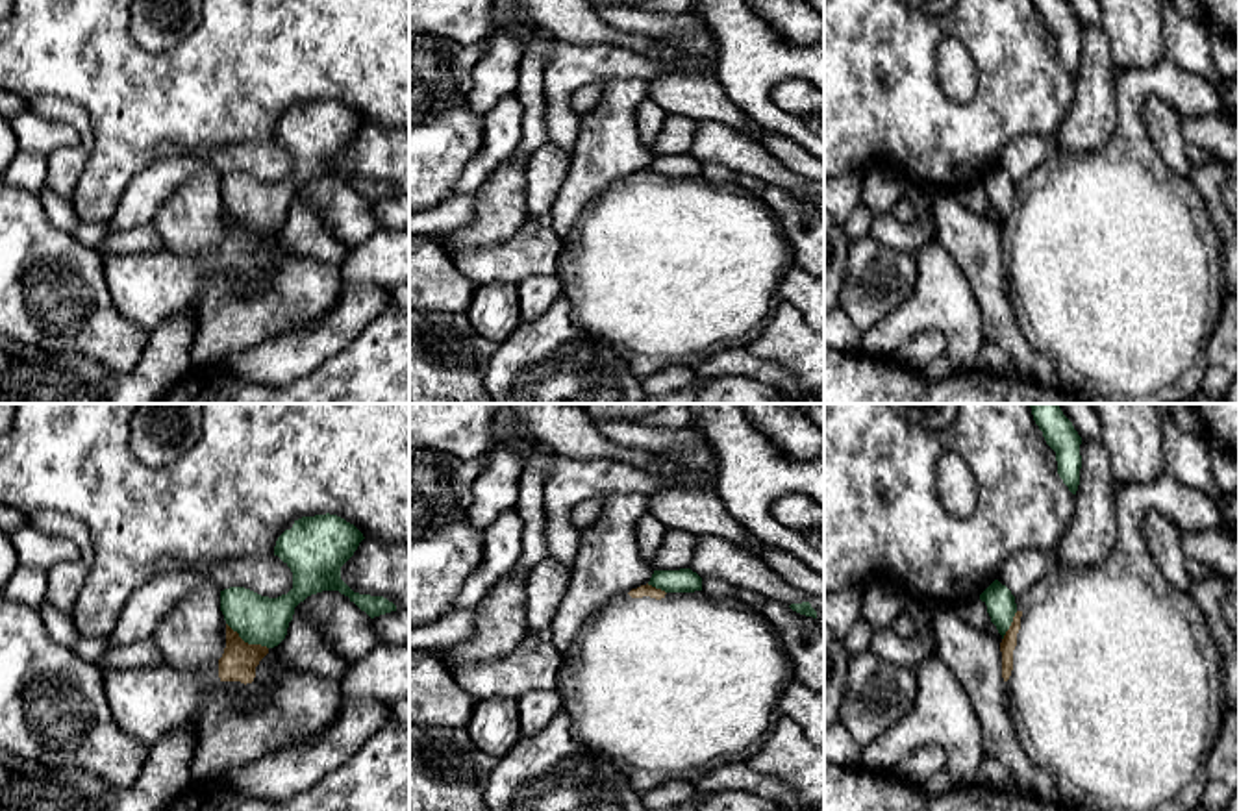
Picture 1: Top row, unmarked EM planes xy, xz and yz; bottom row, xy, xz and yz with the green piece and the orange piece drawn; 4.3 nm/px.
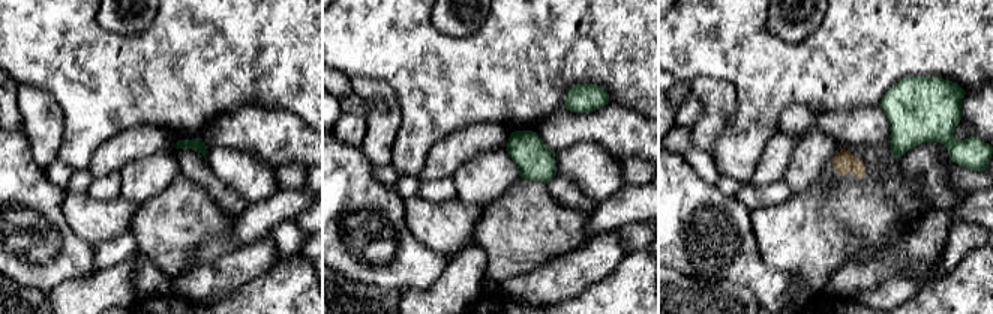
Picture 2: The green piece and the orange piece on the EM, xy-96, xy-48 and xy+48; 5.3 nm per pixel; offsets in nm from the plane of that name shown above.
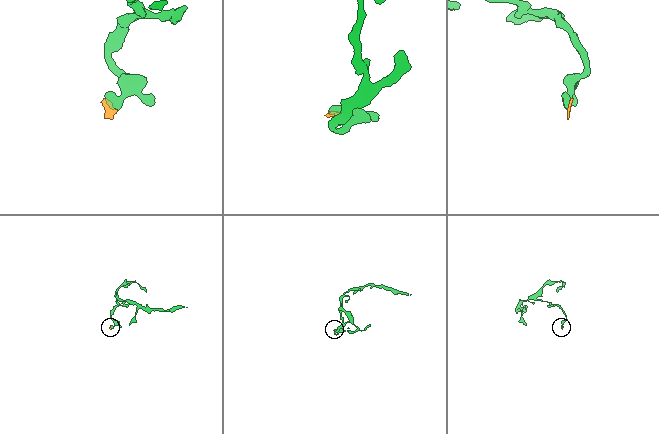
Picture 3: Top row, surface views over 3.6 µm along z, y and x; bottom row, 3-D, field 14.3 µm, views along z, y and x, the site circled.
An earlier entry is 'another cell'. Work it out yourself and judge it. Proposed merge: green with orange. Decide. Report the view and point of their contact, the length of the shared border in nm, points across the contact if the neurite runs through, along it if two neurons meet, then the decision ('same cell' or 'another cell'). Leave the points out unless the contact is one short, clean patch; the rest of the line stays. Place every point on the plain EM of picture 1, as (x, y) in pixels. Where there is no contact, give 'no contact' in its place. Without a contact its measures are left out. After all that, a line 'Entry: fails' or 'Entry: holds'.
meets green in xy at (247, 226); contact 220 nm long; border along xy (226, 208), (245, 226), (260, 228), (267, 234); another cell
Entry: holds

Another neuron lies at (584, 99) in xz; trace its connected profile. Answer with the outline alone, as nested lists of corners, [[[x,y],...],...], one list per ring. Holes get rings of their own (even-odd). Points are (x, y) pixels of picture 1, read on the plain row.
[[[594,81],[580,87],[570,98],[570,109],[583,117],[587,115],[602,96],[606,81]]]

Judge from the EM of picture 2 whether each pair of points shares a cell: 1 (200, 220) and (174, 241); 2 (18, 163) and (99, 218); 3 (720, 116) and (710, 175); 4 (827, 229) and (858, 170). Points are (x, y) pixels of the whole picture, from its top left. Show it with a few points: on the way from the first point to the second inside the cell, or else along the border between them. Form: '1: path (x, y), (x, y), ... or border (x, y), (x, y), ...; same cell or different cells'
1: path (194, 221), (180, 235); same cell
2: border (65, 193), (62, 214), (72, 229); different cells
3: path (705, 131), (704, 160); same cell
4: path (842, 214), (858, 197), (858, 185); same cell

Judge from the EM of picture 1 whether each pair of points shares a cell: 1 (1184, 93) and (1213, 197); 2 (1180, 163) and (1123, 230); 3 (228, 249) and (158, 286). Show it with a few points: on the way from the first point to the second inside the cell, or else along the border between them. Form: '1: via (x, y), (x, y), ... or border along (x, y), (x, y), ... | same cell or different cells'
1: via (1139, 99), (1132, 106), (1132, 149), (1169, 186) | same cell
2: border along (1149, 136), (1158, 154), (1175, 171), (1189, 174) | different cells
3: via (212, 262), (175, 280) | same cell

